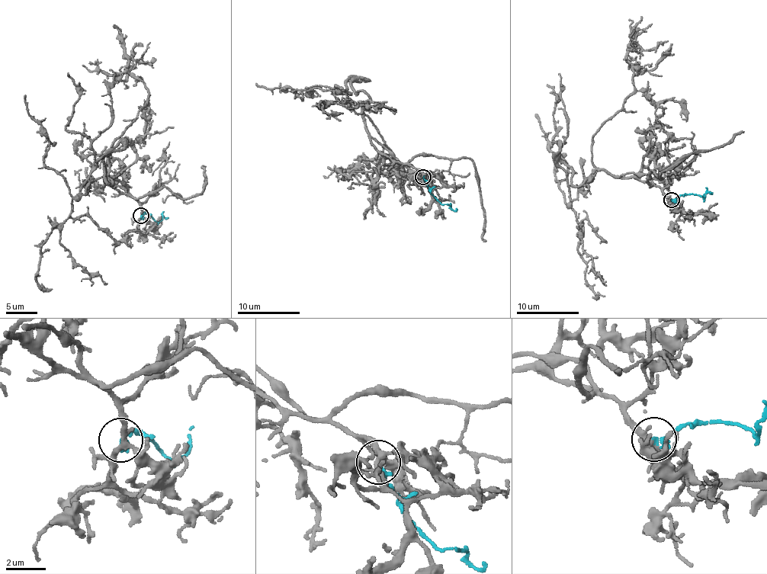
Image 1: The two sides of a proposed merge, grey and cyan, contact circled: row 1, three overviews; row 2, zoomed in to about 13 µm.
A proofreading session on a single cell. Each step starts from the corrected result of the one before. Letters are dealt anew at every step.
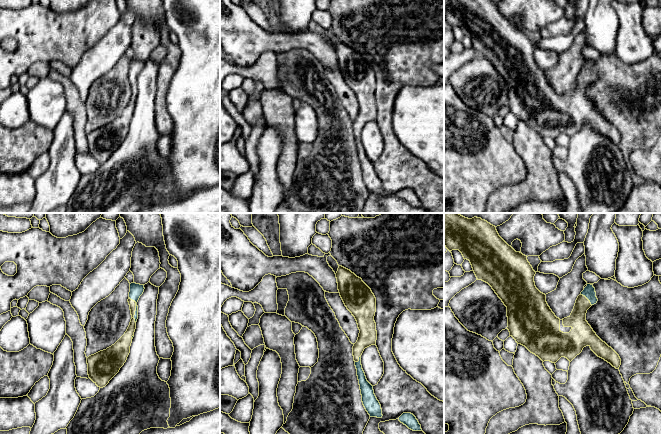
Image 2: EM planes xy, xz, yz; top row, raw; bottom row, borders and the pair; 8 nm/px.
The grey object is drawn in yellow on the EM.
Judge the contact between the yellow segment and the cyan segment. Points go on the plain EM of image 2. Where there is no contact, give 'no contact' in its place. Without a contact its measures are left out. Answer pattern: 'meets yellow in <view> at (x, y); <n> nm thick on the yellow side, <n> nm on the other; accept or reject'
meets yellow in xy at (135, 85); 80 nm thick on the yellow side, 110 nm on the other; accept

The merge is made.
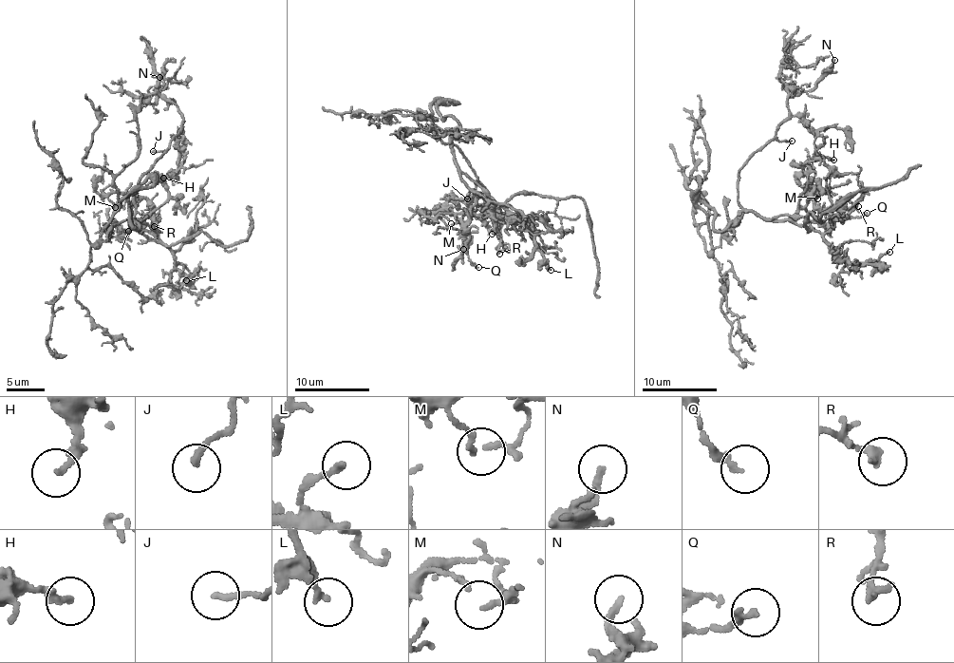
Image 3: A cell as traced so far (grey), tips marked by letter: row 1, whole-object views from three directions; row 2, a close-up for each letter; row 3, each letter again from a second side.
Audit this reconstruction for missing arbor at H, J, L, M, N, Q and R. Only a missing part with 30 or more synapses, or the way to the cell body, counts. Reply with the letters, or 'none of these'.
J

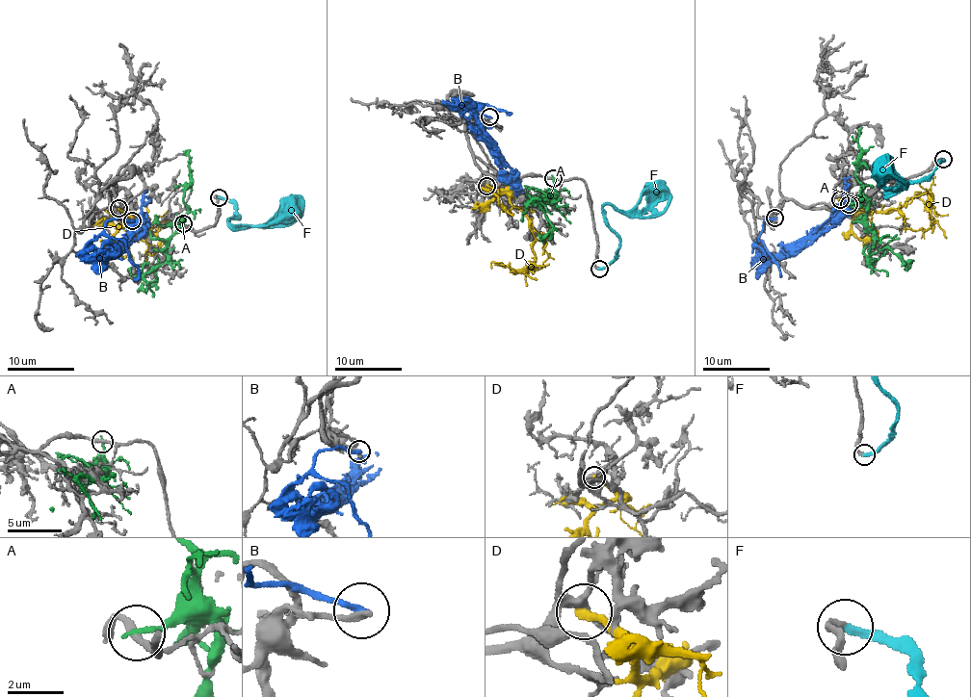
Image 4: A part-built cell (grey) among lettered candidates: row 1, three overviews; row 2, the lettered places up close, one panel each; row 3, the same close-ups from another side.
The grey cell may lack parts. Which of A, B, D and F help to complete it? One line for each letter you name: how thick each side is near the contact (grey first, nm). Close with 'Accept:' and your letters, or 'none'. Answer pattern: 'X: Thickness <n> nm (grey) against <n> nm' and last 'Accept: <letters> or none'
F: Thickness 240 nm (grey) against 240 nm
Accept: F

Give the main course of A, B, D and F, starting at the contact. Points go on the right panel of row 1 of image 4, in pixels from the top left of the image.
A: (848, 204), (866, 203), (867, 221), (873, 239), (871, 254), (884, 248), (895, 253), (907, 267), (914, 260)
B: (774, 219), (763, 221), (757, 242), (760, 247), (774, 254), (809, 237), (842, 204), (845, 182), (851, 176)
D: (840, 198), (852, 206), (892, 212), (912, 197), (924, 194), (928, 197), (931, 219), (930, 227), (921, 238)
F: (944, 160), (927, 176), (907, 181), (884, 193), (896, 191), (901, 184), (887, 158)

